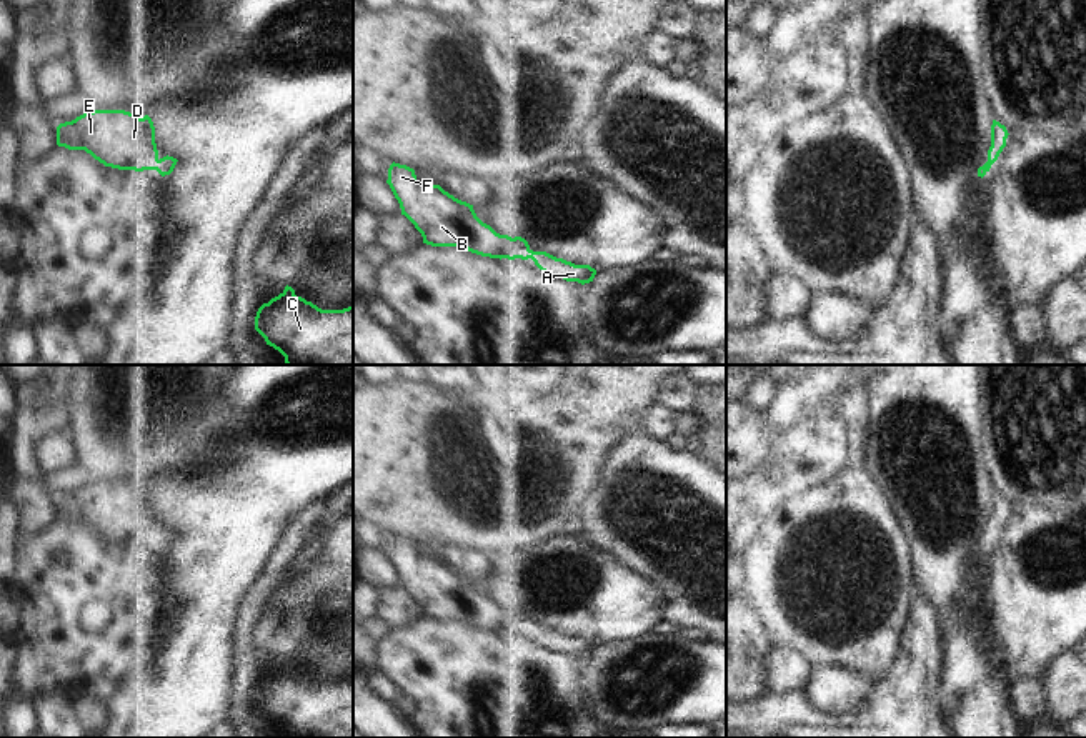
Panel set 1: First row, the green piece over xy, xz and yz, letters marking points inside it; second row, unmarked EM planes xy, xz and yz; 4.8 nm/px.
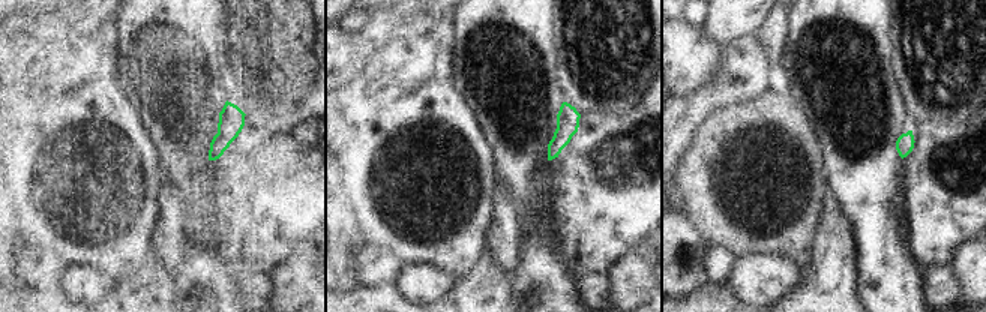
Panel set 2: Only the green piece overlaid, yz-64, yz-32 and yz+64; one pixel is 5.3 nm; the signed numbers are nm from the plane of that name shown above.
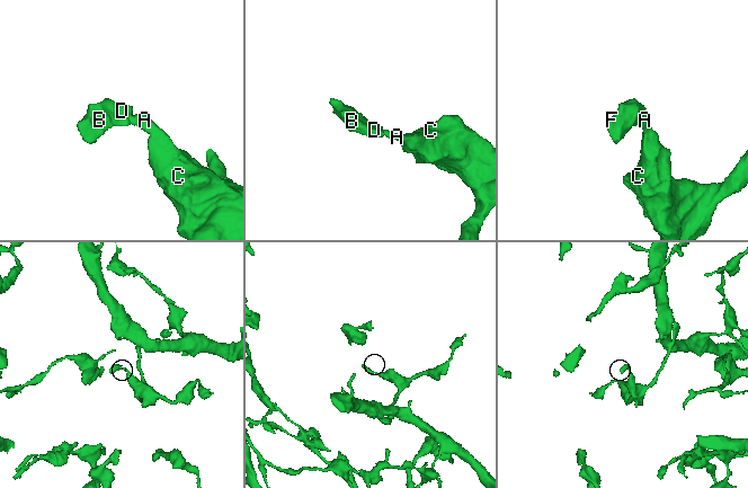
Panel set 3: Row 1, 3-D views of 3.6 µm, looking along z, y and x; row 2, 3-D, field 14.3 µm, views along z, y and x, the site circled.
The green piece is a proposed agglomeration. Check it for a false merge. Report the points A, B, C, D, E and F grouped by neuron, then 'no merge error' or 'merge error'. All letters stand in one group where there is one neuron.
A B C D E F | no merge error

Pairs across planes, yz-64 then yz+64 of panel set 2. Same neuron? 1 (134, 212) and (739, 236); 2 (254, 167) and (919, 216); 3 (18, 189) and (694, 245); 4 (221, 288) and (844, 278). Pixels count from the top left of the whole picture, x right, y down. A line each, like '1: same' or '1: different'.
1: same
2: same
3: different
4: different

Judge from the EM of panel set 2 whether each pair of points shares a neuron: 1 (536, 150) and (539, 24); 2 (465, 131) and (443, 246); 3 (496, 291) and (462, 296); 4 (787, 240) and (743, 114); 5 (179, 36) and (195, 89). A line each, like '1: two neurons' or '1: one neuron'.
1: one neuron
2: one neuron
3: one neuron
4: one neuron
5: one neuron

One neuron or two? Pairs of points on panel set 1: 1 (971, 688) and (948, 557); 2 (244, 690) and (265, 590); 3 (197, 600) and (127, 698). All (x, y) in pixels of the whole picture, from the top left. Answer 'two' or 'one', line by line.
1: one
2: one
3: one

